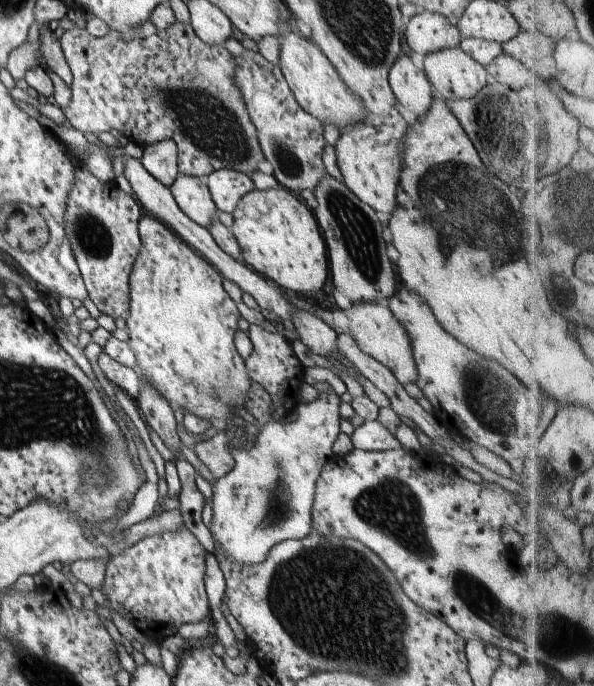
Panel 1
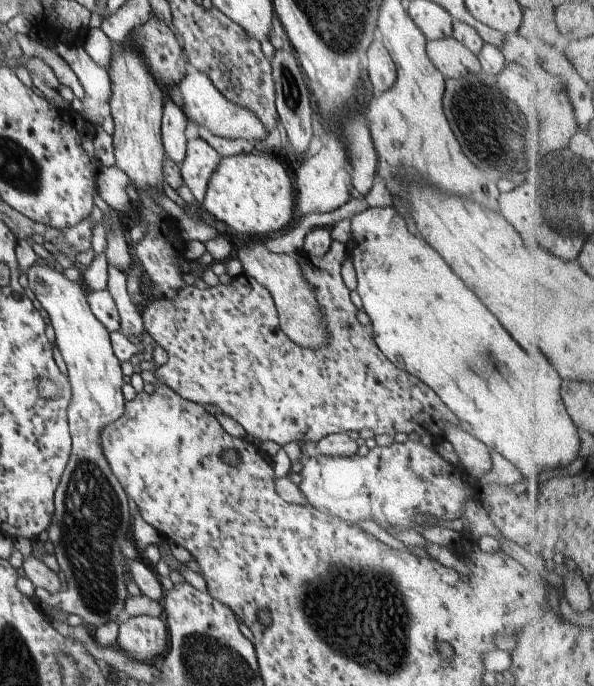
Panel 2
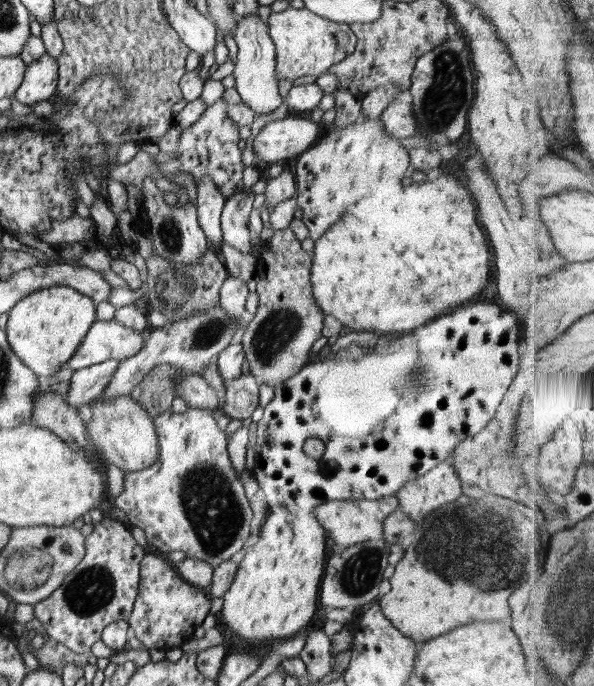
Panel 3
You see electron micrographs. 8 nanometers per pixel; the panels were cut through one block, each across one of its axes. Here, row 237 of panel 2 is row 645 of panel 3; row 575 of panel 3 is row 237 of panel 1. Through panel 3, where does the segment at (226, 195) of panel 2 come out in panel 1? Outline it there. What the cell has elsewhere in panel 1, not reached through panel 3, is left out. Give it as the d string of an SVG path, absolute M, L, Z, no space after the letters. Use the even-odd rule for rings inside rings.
M279 184L245 194L233 212L232 232L245 264L278 288L296 294L322 290L328 280L327 246L319 224L308 208L289 189Z

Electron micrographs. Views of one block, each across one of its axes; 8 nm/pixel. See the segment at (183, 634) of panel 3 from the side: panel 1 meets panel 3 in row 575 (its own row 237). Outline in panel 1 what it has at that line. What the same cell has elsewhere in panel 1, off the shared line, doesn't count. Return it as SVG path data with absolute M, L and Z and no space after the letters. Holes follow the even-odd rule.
M142 210L138 232L142 244L129 274L130 304L126 327L138 374L146 378L148 384L170 404L208 420L218 431L233 428L238 425L236 421L239 418L234 412L236 408L244 407L250 390L245 360L234 343L241 317L236 302L224 289L222 274L164 222Z

